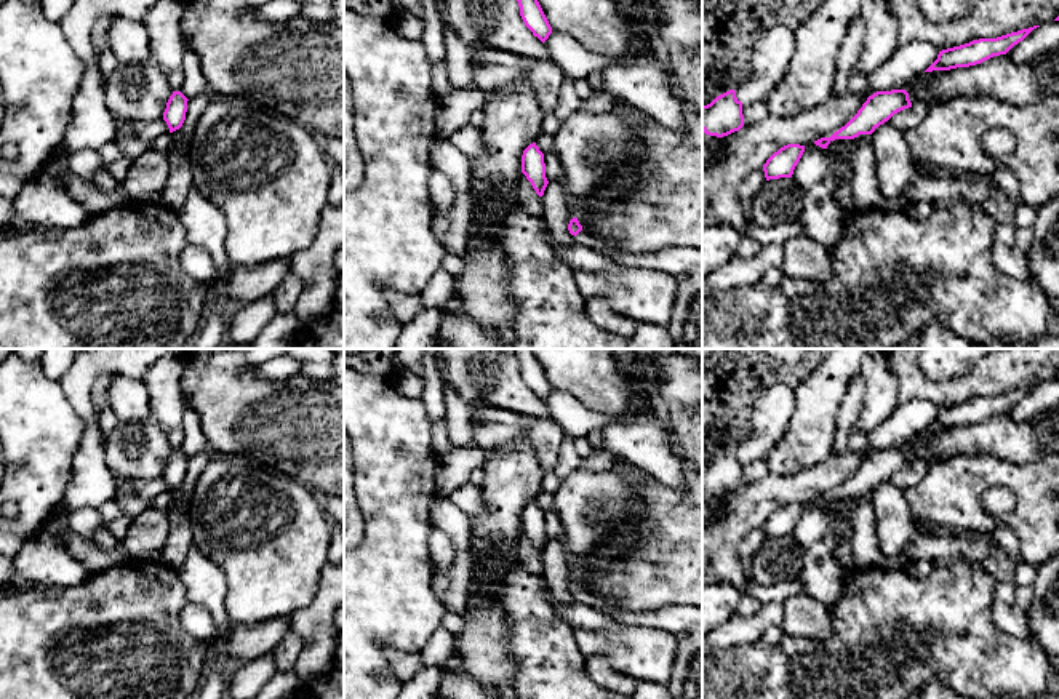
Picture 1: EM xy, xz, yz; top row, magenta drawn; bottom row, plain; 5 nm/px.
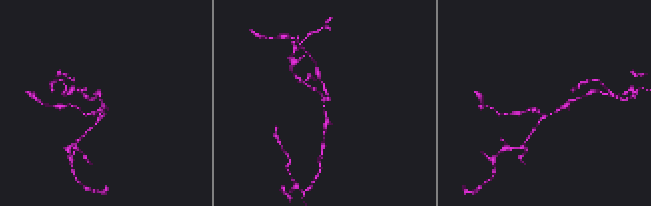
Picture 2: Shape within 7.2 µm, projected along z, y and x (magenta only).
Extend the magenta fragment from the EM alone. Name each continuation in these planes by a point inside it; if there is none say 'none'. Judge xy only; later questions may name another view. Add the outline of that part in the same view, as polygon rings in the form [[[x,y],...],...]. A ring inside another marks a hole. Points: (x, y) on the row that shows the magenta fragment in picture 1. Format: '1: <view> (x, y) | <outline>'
none

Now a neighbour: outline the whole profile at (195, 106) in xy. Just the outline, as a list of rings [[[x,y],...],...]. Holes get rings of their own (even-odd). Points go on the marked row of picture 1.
[[[203,93],[187,101],[186,120],[179,130],[170,133],[171,134],[170,147],[179,147],[182,144],[186,146],[190,144],[195,125],[211,99],[213,99],[211,93]]]

